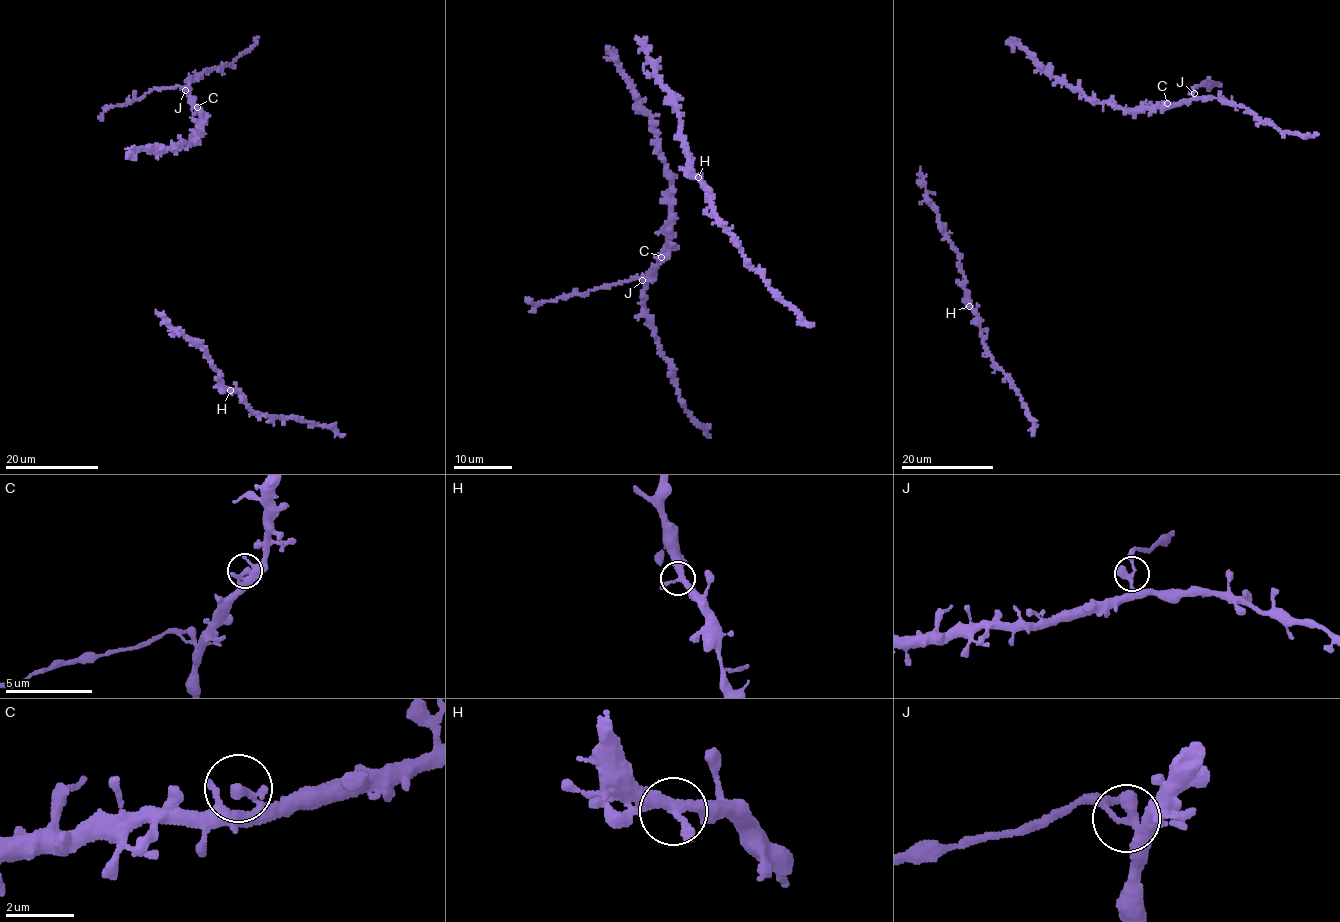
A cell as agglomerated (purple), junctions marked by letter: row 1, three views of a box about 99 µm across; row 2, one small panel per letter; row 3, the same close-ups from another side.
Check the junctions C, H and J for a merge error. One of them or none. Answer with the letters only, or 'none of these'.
J

